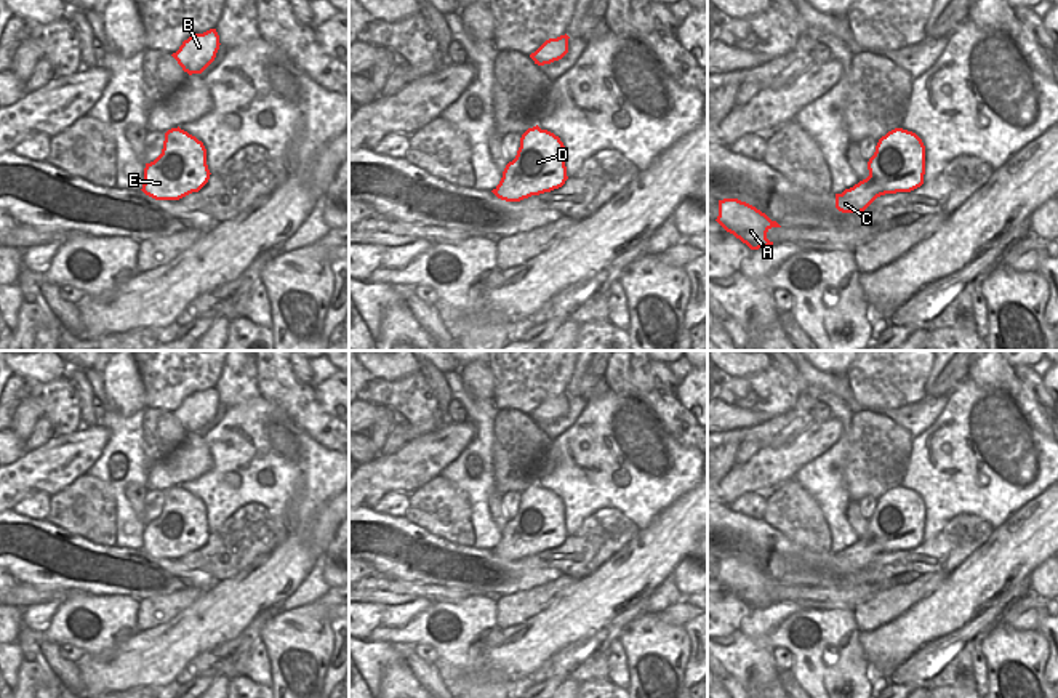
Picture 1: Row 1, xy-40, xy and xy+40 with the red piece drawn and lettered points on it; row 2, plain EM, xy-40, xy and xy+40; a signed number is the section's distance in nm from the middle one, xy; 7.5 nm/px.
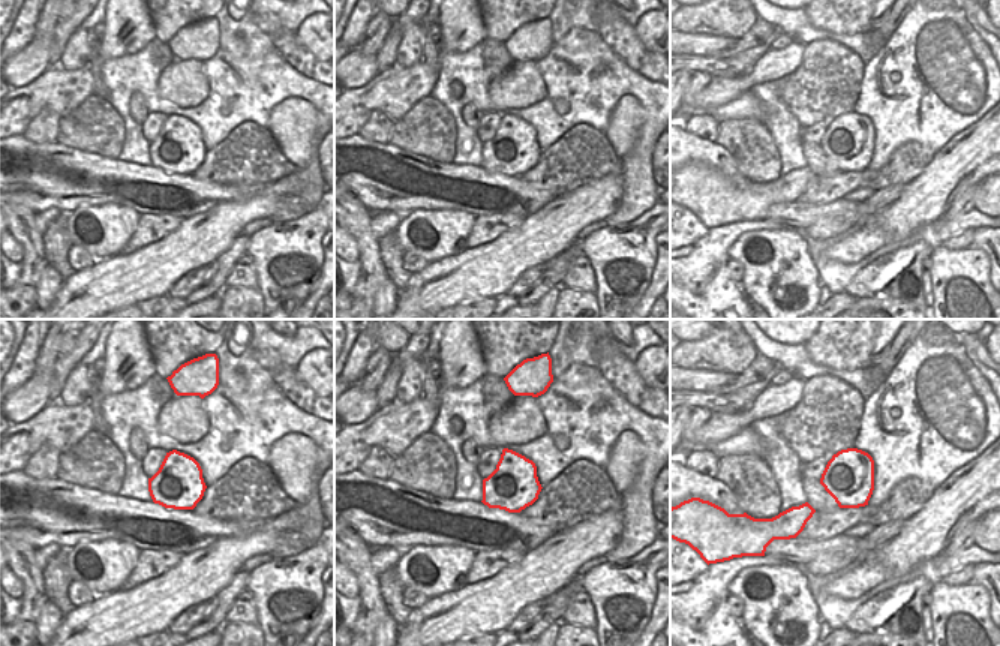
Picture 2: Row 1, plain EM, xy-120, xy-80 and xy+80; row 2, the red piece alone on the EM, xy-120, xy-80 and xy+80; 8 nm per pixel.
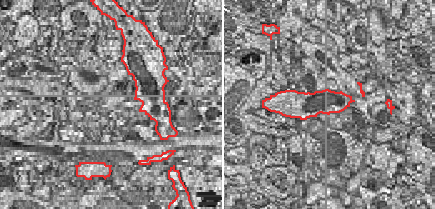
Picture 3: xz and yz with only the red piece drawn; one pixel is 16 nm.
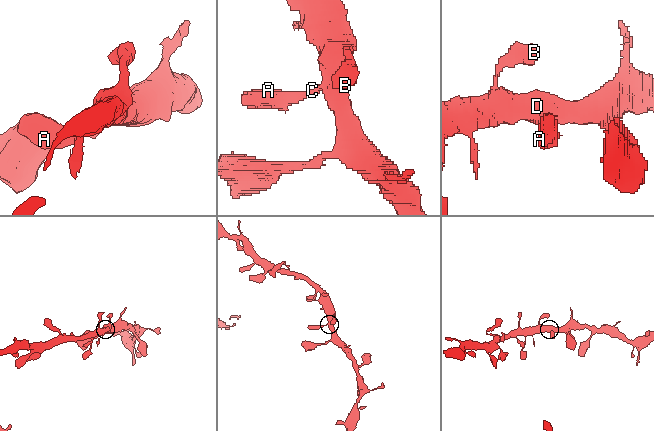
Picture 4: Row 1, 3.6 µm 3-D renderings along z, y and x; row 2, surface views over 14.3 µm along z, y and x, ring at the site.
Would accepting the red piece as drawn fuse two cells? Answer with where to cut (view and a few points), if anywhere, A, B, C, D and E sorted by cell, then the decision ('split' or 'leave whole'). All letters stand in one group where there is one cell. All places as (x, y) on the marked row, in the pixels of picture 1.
no cut; A B C D E; leave whole

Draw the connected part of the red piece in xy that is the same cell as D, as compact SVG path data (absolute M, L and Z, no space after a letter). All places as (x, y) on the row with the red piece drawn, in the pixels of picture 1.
M536 125L522 134L515 158L491 192L501 200L520 202L559 189L567 179L563 142Z

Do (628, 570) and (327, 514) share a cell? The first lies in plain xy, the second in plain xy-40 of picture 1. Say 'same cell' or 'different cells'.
same cell

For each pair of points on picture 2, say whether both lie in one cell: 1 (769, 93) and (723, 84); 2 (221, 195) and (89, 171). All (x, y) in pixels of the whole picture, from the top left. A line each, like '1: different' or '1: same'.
1: different
2: same

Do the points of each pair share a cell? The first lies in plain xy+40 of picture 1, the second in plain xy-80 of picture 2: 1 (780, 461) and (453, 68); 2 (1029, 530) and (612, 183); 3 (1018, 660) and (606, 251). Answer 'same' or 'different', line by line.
1: different
2: same
3: same

